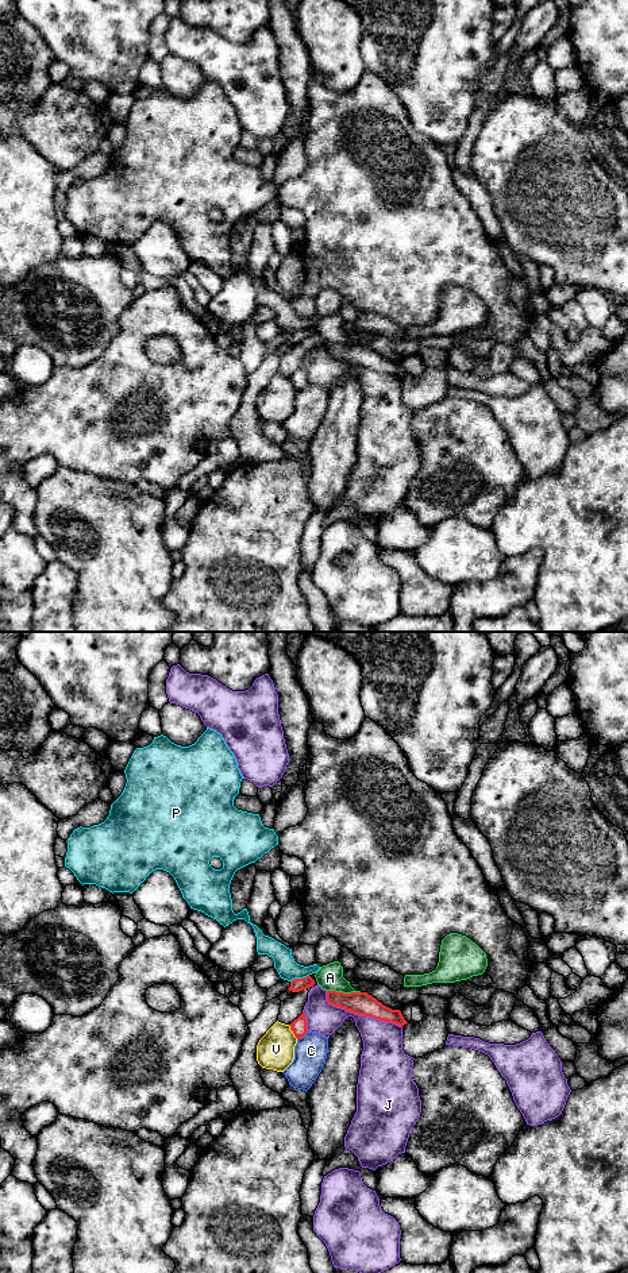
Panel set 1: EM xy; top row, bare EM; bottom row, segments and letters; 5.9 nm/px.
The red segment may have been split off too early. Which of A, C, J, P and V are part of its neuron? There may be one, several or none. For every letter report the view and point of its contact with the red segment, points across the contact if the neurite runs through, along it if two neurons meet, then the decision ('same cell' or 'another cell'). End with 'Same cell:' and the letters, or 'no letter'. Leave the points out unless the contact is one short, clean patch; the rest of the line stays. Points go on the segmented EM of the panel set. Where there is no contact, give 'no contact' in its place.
A: contact xy (342, 992); border xy (327, 990), (359, 992); another cell
C: contact xy (303, 1036); another cell
J: contact xy (359, 1014); another cell
P: contact xy (299, 979); another cell
V: contact xy (292, 1030); another cell
Same cell: no letter

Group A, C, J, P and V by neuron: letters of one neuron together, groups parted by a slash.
A P / C / J / V

